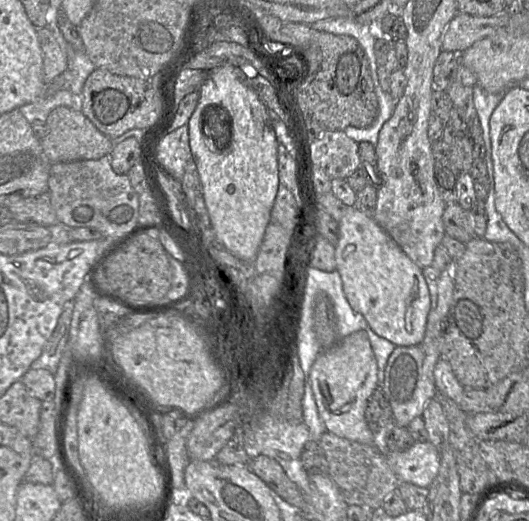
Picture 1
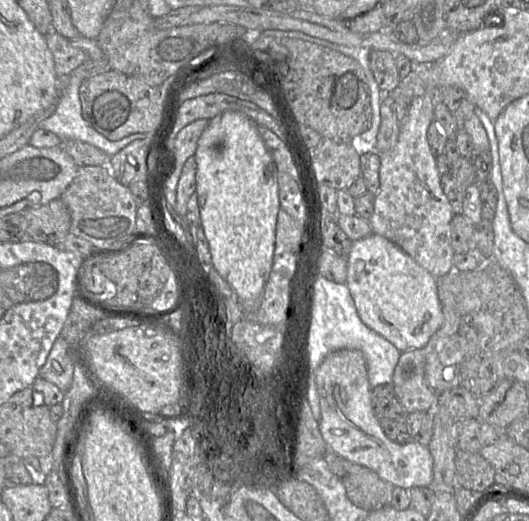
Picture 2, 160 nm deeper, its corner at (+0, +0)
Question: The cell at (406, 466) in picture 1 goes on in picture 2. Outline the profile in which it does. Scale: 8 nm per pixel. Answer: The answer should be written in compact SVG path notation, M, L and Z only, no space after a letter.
M342 349L329 354L316 370L316 387L321 411L319 429L330 450L369 468L394 487L409 490L432 486L433 458L428 446L415 441L399 444L384 434L372 408L367 362L361 351Z

